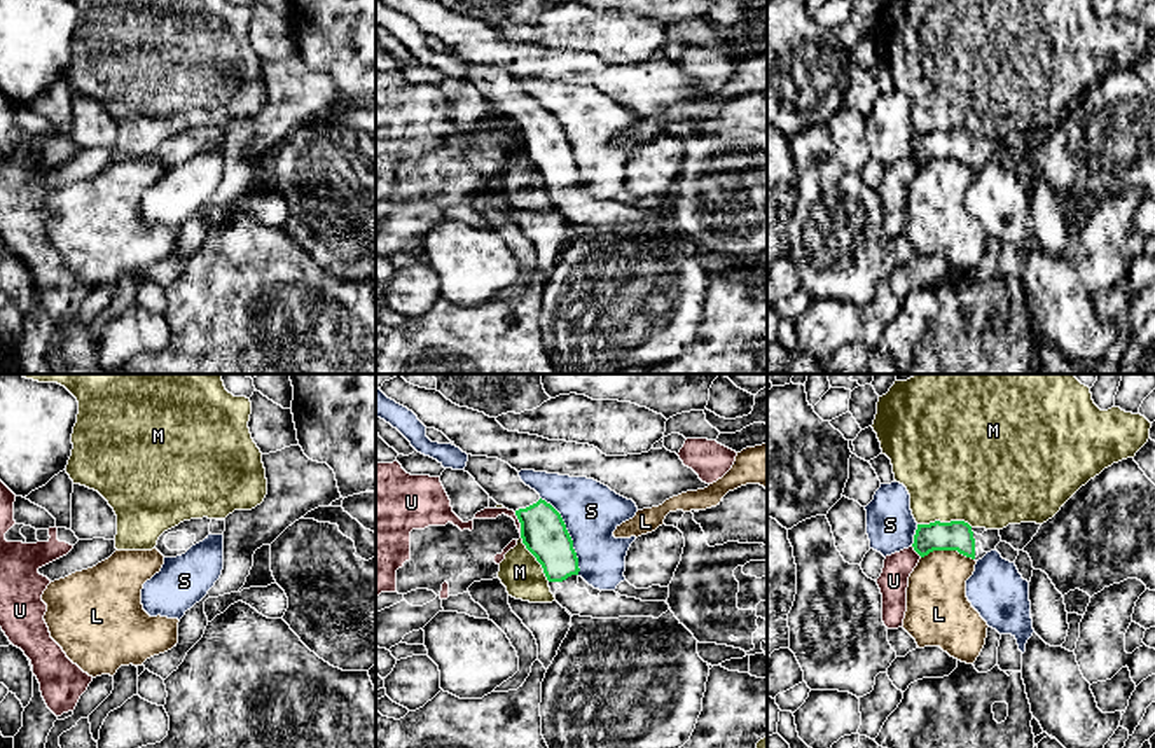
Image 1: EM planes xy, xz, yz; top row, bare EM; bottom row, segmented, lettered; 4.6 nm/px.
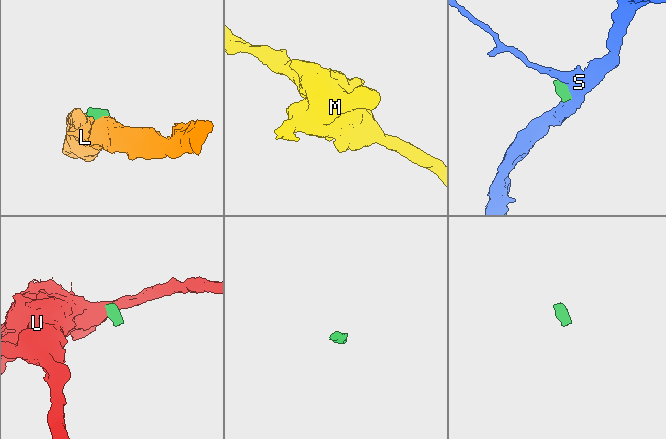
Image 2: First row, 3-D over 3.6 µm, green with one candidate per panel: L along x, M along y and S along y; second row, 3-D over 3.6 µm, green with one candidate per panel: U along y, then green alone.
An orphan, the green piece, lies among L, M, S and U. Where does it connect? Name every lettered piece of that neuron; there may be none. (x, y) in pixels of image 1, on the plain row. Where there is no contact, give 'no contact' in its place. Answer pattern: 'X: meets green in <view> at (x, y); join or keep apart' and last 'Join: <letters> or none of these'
L: meets green in yz at (947, 158); keep apart
M: meets green in yz at (946, 131); keep apart
S: meets green in xz at (568, 144); keep apart
U: meets green in xz at (519, 130); keep apart
Join: none of these

